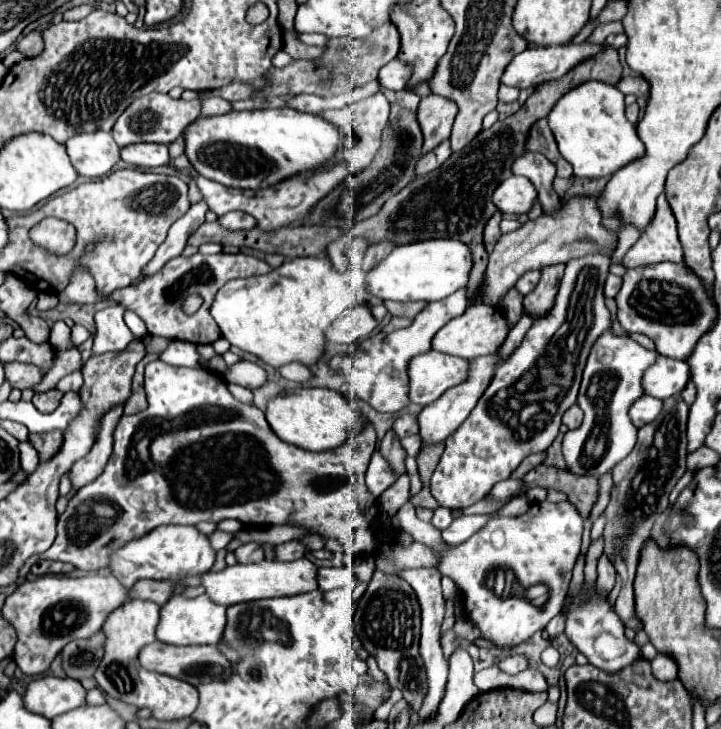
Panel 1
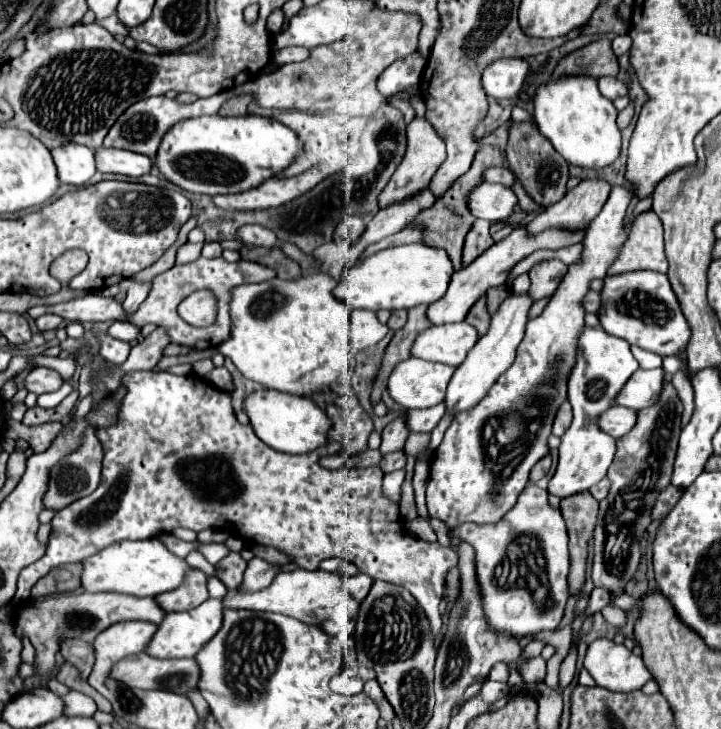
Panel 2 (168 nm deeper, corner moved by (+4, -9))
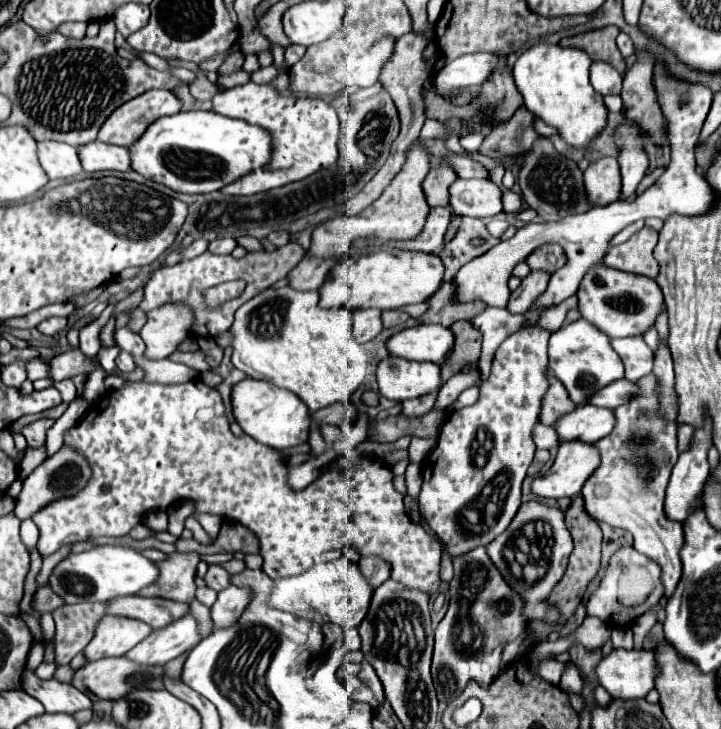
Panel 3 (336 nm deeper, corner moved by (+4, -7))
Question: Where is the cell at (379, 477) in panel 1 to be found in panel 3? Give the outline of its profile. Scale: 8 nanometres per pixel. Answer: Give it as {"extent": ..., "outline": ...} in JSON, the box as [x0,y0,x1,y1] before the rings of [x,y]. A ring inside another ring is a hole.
{"extent":[487,501,573,625],"outline":[[[525,501],[521,503],[513,523],[487,545],[487,555],[509,583],[509,587],[521,595],[523,599],[523,615],[533,621],[539,619],[549,625],[559,625],[559,611],[549,603],[549,593],[559,583],[561,575],[567,567],[567,557],[573,549],[573,539],[569,529],[565,527],[563,511],[559,507],[541,503],[541,501]]]}

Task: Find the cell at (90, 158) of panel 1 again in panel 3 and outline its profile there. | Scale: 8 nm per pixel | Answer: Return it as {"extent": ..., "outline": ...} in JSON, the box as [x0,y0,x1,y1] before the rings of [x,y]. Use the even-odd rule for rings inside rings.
{"extent":[37,141,83,179],"outline":[[[41,141],[37,155],[49,179],[73,179],[83,173],[79,151],[67,143]]]}

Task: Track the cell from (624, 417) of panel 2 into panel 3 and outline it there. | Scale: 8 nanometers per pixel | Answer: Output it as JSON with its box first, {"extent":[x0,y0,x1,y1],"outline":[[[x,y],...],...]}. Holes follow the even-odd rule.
{"extent":[555,405,617,443],"outline":[[[581,405],[581,407],[575,407],[571,413],[563,415],[557,421],[555,429],[559,433],[559,441],[583,439],[587,443],[595,443],[605,435],[609,435],[615,425],[617,425],[617,419],[611,409]]]}

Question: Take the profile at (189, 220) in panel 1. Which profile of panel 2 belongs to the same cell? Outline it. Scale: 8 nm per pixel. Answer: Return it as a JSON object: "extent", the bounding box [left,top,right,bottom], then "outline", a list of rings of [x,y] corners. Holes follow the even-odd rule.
{"extent":[119,279,151,315],"outline":[[[125,279],[119,283],[119,287],[127,293],[127,299],[123,301],[123,309],[127,315],[133,315],[135,309],[143,303],[143,299],[147,297],[151,285],[149,283],[137,283],[137,281],[131,281],[131,279]]]}

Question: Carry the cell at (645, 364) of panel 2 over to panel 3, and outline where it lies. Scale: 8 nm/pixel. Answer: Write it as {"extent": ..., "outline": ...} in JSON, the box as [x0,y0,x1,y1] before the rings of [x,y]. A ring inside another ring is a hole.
{"extent":[613,337,655,381],"outline":[[[627,337],[627,339],[613,339],[613,349],[621,355],[625,363],[625,379],[637,381],[651,373],[655,353],[649,351],[643,337]]]}

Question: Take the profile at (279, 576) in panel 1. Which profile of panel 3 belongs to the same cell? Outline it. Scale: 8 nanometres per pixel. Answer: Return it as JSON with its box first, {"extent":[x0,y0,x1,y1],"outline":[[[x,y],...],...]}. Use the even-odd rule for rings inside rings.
{"extent":[267,555,373,629],"outline":[[[341,555],[337,561],[317,563],[309,571],[297,577],[277,579],[273,583],[273,591],[269,593],[267,603],[273,609],[289,611],[297,617],[309,619],[320,625],[329,622],[341,625],[343,629],[351,629],[359,627],[359,623],[363,621],[369,609],[371,595],[373,595],[373,589],[359,573],[357,563],[351,563],[345,555]]]}

